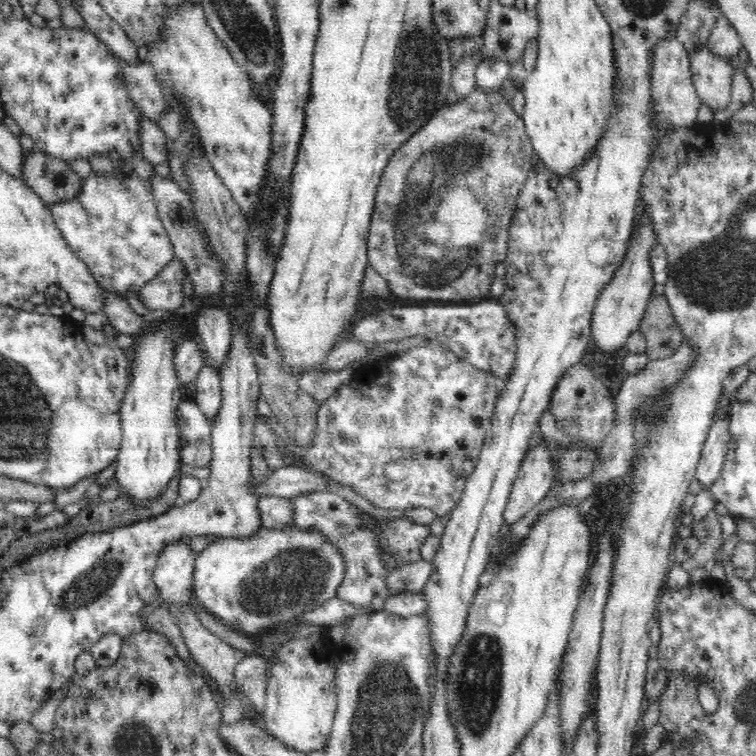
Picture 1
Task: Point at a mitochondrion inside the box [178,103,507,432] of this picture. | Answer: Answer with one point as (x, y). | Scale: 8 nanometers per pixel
(422, 256)

